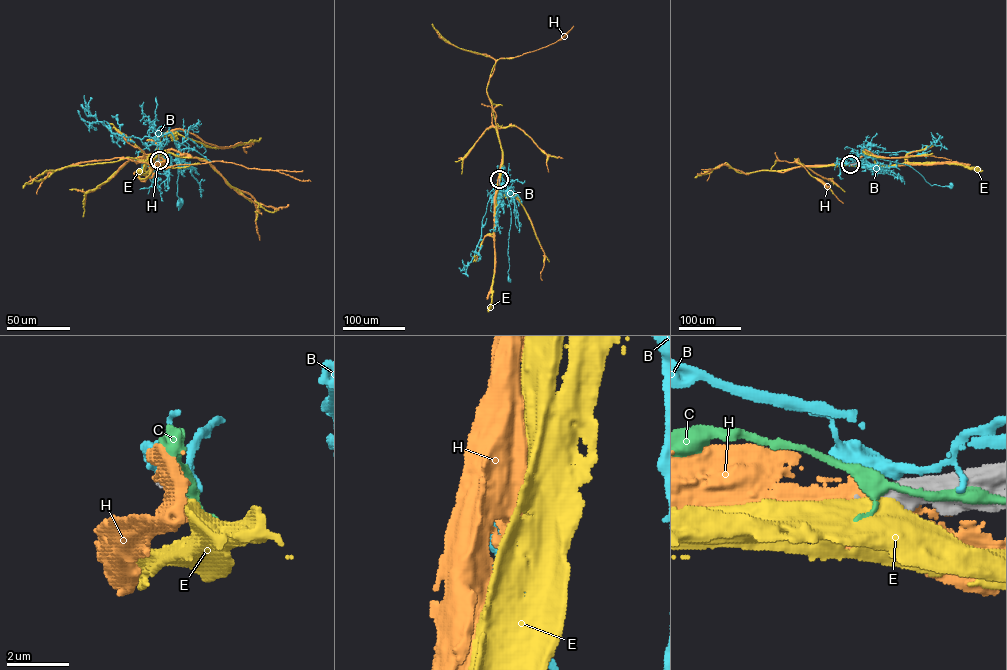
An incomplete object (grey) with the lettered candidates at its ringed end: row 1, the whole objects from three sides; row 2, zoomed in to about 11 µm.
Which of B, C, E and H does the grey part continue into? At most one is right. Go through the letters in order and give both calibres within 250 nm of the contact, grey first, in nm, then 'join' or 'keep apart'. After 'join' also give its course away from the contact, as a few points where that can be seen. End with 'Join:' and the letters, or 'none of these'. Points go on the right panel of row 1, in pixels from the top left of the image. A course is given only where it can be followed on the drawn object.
B: 360/400 nm | keep apart
C: 500/360 nm | keep apart
E: 550/550 nm | keep apart
H: 600/400 nm | keep apart
Join: none of these

